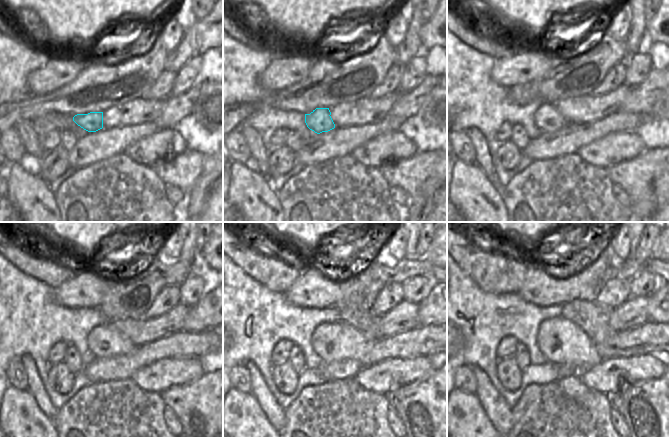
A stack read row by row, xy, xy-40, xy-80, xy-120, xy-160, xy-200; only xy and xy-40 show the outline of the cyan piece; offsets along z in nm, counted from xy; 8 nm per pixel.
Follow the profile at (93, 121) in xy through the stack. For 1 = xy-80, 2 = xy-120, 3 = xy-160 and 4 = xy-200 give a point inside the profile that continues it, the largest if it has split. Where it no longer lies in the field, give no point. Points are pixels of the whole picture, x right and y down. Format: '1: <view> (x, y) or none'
1: xy-80 (547, 118)
2: xy-120 (105, 341)
3: xy-160 (337, 341)
4: xy-200 (562, 342)

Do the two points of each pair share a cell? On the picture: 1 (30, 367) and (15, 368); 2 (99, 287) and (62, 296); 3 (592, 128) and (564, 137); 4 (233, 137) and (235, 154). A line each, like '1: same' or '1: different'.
1: different
2: same
3: same
4: same

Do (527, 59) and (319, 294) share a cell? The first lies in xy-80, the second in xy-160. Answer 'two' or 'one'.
one

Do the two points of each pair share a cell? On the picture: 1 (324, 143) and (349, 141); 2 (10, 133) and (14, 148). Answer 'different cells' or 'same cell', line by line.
1: same cell
2: same cell

